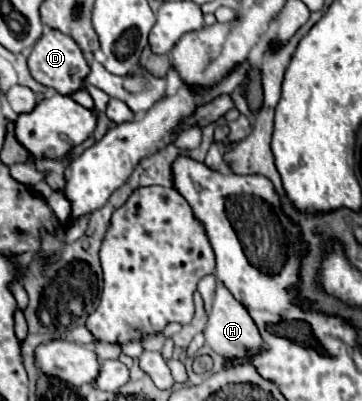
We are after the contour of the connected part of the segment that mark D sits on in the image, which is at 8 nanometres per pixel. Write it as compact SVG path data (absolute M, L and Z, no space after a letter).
M48 29L32 47L32 53L28 57L28 67L32 77L42 83L44 87L50 87L54 91L58 91L60 95L72 95L74 91L82 89L86 75L90 73L90 67L82 55L82 49L78 47L78 43L70 37L64 35L56 29Z

